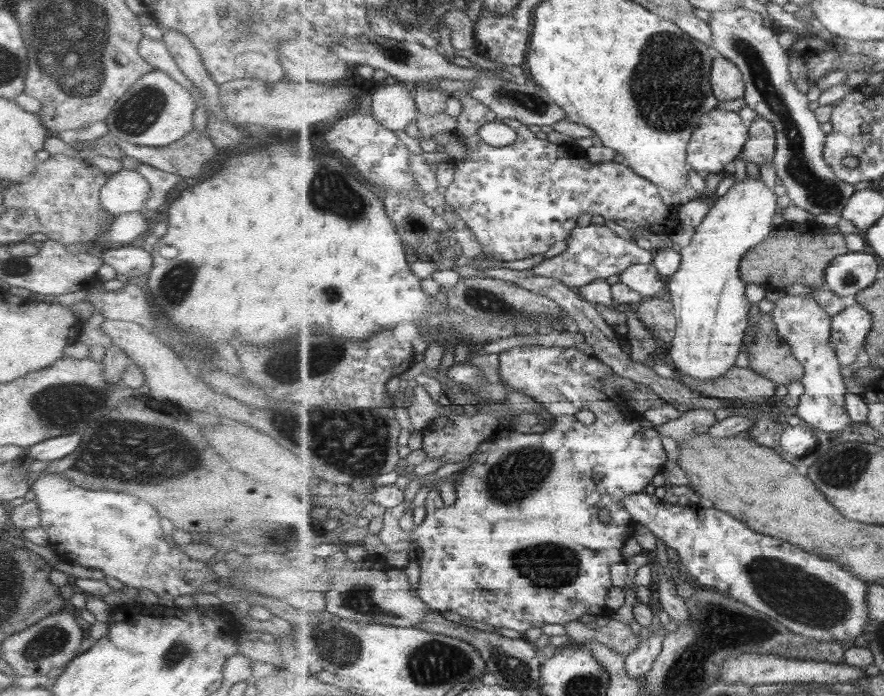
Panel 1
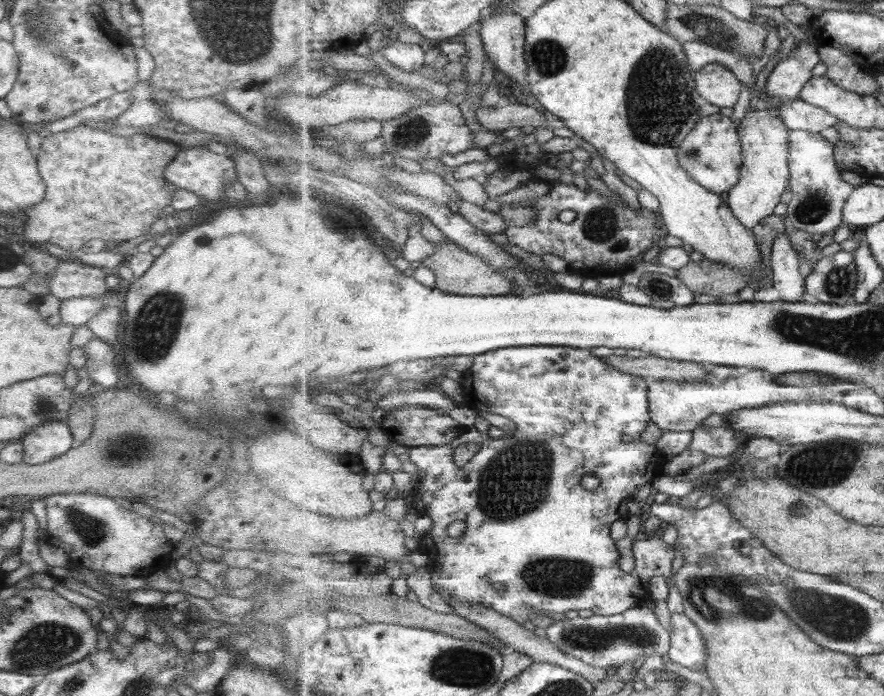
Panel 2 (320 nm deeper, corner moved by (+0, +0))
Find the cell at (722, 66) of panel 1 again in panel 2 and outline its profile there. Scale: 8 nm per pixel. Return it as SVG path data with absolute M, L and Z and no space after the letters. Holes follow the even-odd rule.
M721 63L707 64L695 72L696 89L704 100L721 108L733 108L743 90L740 77Z

